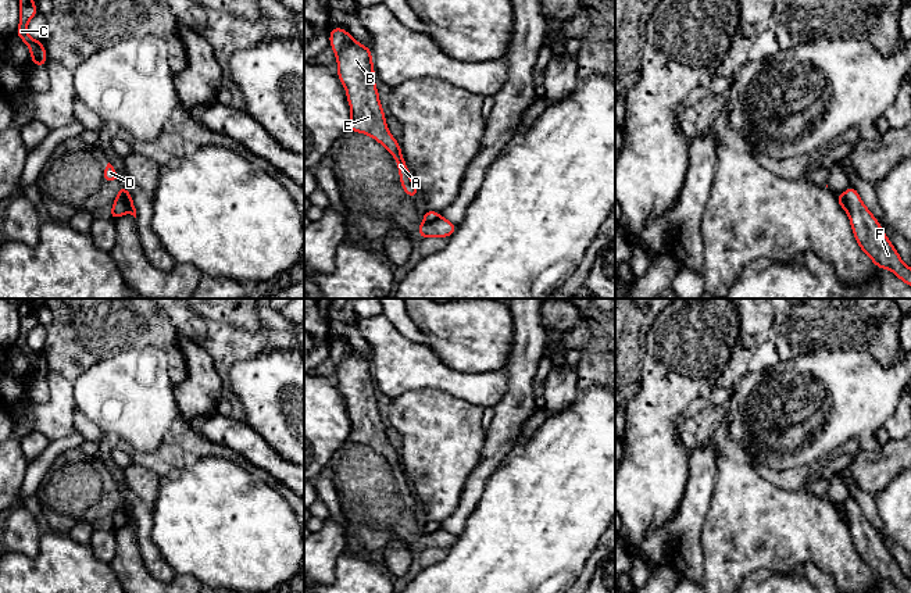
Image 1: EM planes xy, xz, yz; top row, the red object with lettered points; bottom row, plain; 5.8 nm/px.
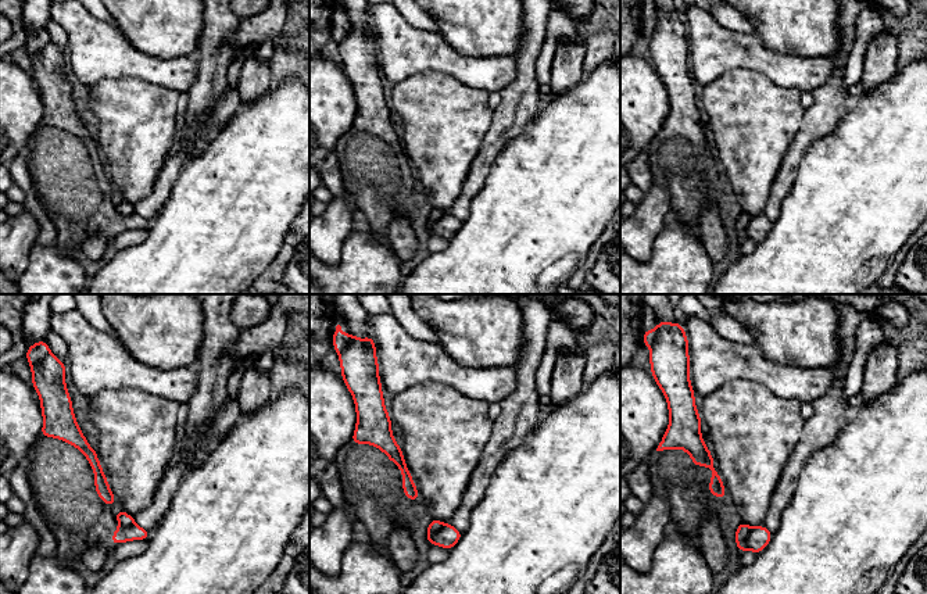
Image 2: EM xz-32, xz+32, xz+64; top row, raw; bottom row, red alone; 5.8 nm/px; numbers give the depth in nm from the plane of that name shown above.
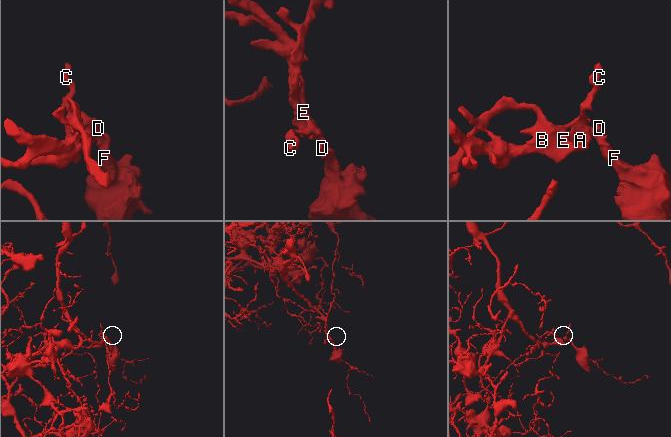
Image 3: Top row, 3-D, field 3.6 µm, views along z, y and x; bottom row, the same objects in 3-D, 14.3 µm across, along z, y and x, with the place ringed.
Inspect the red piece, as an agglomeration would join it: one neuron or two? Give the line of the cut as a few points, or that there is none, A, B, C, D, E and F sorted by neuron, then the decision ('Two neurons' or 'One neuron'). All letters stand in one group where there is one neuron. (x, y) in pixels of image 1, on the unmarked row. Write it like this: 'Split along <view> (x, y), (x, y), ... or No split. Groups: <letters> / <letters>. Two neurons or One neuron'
Split along xy (118, 507), (124, 510), (128, 522). Groups: A B D E F / C. Two neurons

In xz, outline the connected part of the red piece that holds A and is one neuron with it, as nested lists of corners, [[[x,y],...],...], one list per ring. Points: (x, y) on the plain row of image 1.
[[[356,350],[336,365],[337,389],[346,399],[347,412],[351,421],[347,443],[361,443],[379,453],[396,471],[400,496],[410,510],[419,504],[406,471],[400,454],[392,447],[379,403],[375,396],[375,381],[371,358],[362,357]]]

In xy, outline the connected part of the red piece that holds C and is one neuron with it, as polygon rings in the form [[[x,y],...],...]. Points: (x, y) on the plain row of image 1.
[[[24,301],[18,307],[19,335],[14,343],[31,361],[31,371],[35,378],[47,376],[47,364],[42,351],[36,351],[28,346],[26,337],[29,332],[37,326],[37,318],[32,310],[31,301]]]

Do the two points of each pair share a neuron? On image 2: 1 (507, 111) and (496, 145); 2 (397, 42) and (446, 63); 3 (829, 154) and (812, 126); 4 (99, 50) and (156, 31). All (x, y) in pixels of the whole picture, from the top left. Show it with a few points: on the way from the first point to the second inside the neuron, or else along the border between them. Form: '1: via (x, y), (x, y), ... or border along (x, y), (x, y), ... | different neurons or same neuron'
1: via (507, 120), (507, 124), (497, 136) | same neuron
2: via (410, 50), (428, 50), (433, 54) | same neuron
3: border along (843, 117), (830, 132), (813, 142), (798, 164) | different neurons
4: border along (115, 27), (133, 46), (147, 54), (157, 56) | different neurons

